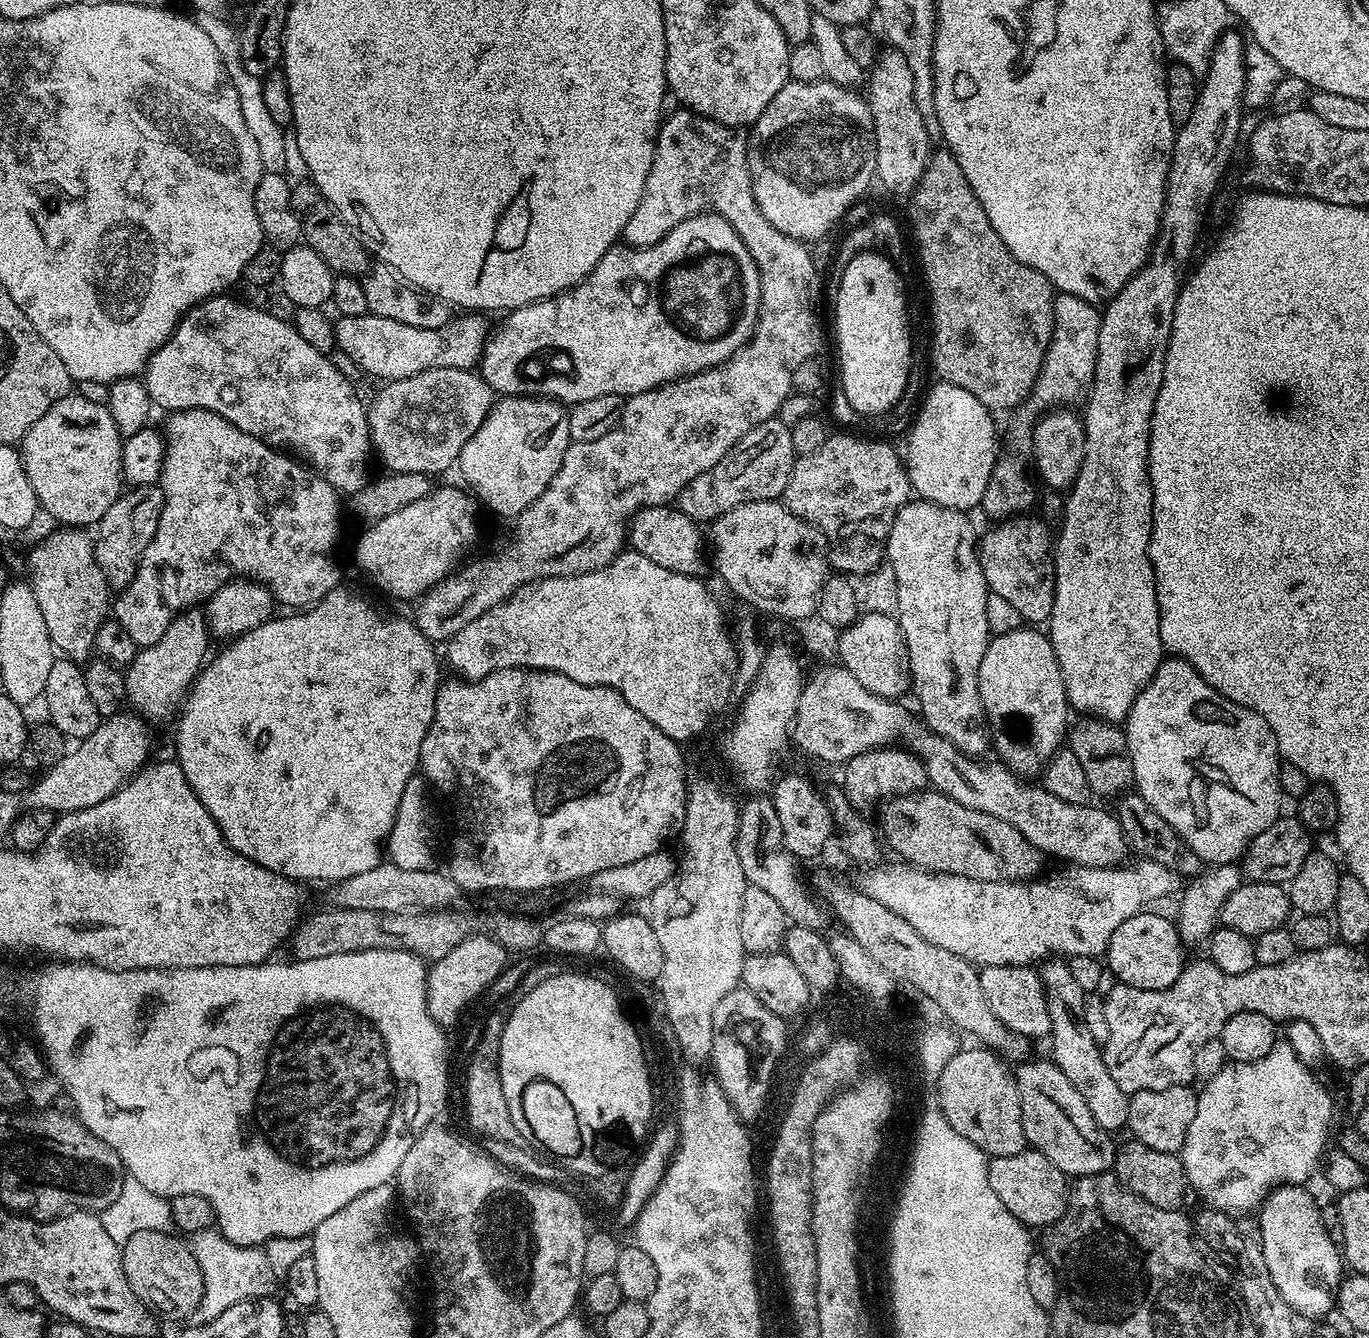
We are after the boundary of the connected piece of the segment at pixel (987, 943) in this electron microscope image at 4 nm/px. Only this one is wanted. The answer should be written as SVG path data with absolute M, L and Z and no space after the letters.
M1140 858L1137 861L1137 864L1128 862L1114 868L1087 868L1084 864L1069 863L1053 876L1045 875L1027 882L982 882L978 878L945 872L924 872L912 864L895 862L870 869L858 880L858 884L865 894L874 898L874 902L882 902L886 910L894 910L894 914L910 922L910 926L914 926L914 930L918 930L926 942L934 942L934 946L950 950L950 954L967 960L973 966L1032 966L1047 961L1051 956L1103 957L1114 930L1118 930L1126 918L1137 916L1139 912L1155 905L1152 904L1155 900L1170 895L1172 891L1175 893L1181 887L1181 877L1166 870L1166 866L1157 860Z

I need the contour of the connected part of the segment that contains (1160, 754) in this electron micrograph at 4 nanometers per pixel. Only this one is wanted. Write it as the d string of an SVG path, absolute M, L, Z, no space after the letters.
M1179 658L1161 660L1154 678L1140 691L1128 712L1124 737L1128 740L1128 756L1132 759L1135 791L1174 826L1186 846L1190 846L1205 865L1239 861L1258 834L1280 819L1282 757L1274 730L1270 730L1262 714L1214 690L1190 662Z

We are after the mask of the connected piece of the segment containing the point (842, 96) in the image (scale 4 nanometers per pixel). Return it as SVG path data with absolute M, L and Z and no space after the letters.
M789 79L788 83L782 86L782 90L778 90L778 94L774 94L774 102L770 102L770 106L766 106L766 110L762 110L756 123L751 125L749 132L752 133L747 133L746 139L748 141L748 169L752 175L752 189L754 190L754 198L758 202L758 210L762 210L766 222L770 222L770 226L774 226L774 230L782 230L782 234L801 242L820 240L847 214L848 207L871 186L872 182L874 184L876 146L873 129L868 127L872 123L871 106L868 105L867 99L861 93L859 96L858 93L859 91L843 88L826 79L810 82Z

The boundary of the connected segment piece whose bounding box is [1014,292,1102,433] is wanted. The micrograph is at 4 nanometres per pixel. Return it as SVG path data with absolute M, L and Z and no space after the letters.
M1065 292L1057 295L1054 302L1054 330L1052 341L1046 350L1046 358L1042 362L1042 370L1036 379L1032 392L1024 399L1024 403L1016 405L1016 428L1027 433L1035 425L1041 414L1049 410L1060 410L1065 406L1076 406L1085 399L1092 387L1096 359L1098 358L1098 330L1102 312L1097 305L1086 302L1082 298L1074 298L1074 294Z

